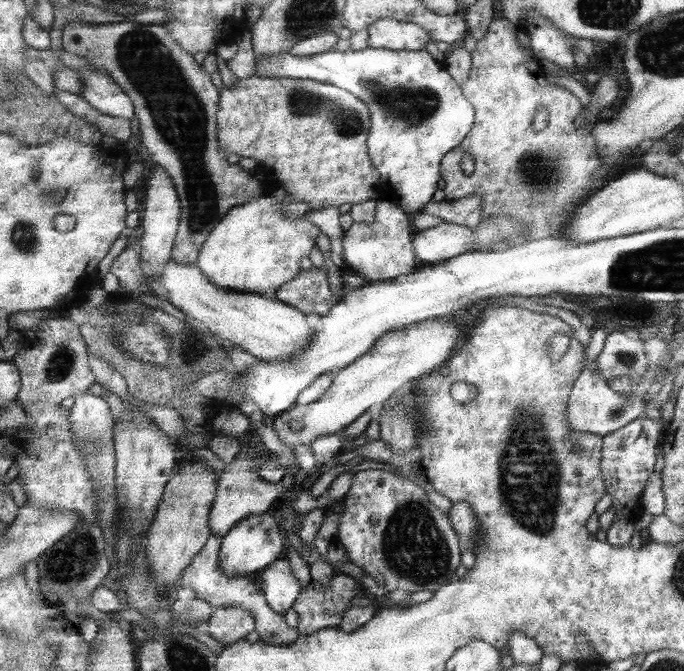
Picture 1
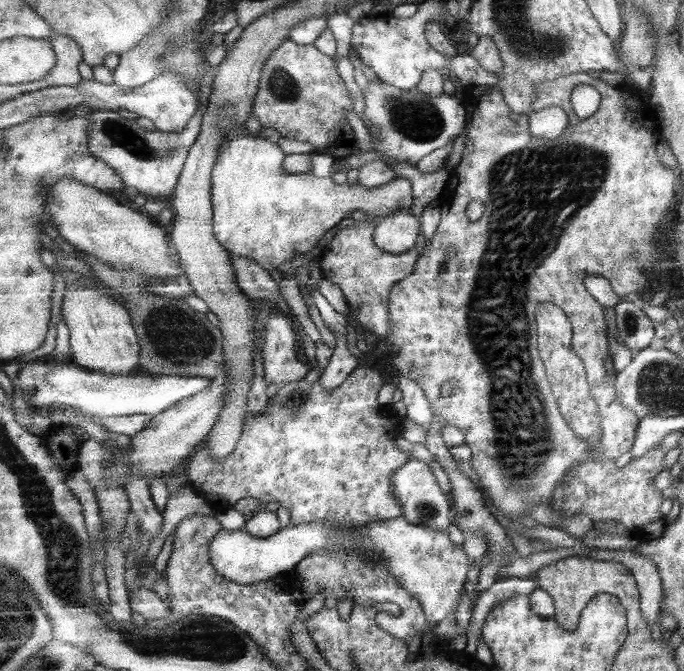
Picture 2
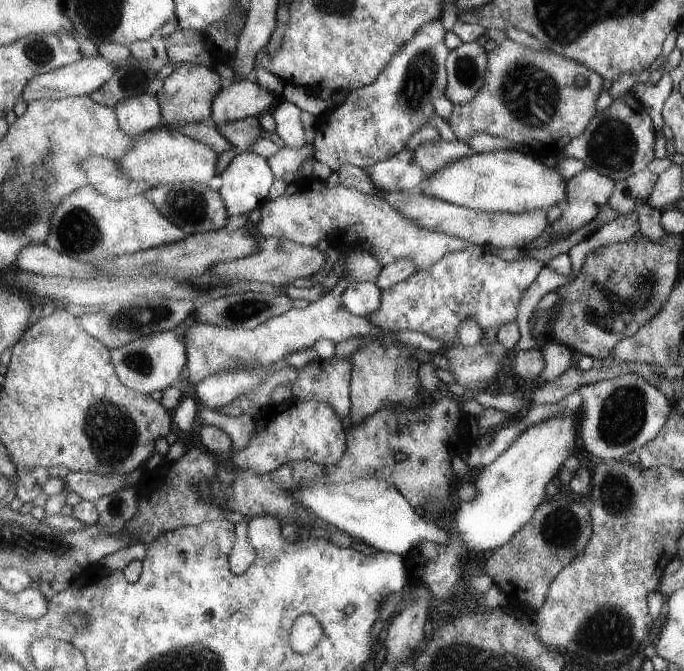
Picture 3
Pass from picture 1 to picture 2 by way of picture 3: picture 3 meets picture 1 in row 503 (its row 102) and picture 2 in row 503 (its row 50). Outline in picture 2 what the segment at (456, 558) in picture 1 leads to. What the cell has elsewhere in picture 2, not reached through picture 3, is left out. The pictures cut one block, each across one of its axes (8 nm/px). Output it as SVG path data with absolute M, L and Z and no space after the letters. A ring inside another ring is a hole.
M411 458L399 472L393 474L393 492L397 496L397 502L401 508L405 508L405 518L413 524L421 524L433 530L445 530L455 522L453 520L453 508L451 500L445 494L445 490L439 484L439 476L431 468L431 464L425 464L421 460Z

